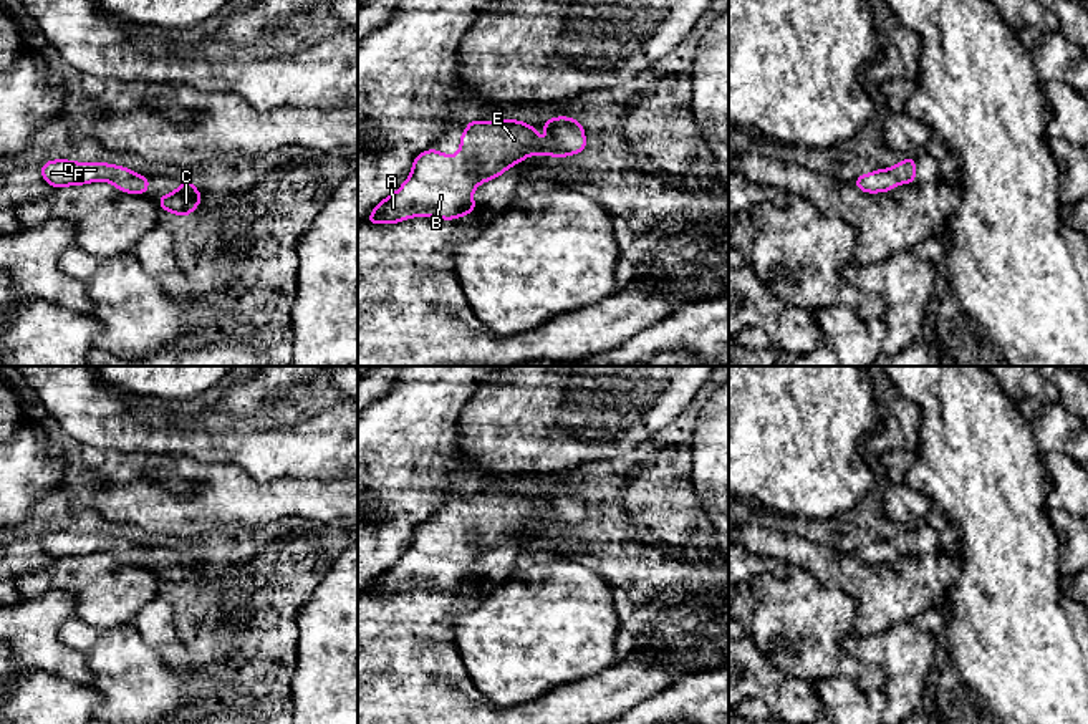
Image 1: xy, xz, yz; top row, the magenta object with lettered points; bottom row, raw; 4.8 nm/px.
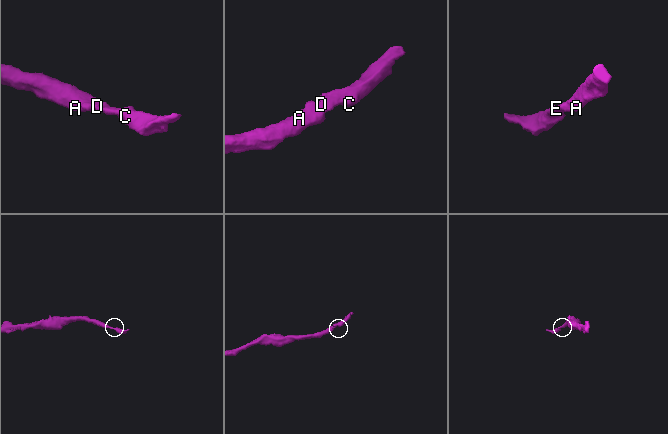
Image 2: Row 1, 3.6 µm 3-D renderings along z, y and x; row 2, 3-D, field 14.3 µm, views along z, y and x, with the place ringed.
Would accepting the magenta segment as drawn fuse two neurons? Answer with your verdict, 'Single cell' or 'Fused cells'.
Single cell

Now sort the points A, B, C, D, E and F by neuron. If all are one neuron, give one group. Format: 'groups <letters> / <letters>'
groups A B C D E F

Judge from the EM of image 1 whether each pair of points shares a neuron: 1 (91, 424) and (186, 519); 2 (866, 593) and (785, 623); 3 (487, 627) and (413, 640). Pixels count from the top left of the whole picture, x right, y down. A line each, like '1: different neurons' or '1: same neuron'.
1: different neurons
2: different neurons
3: different neurons

